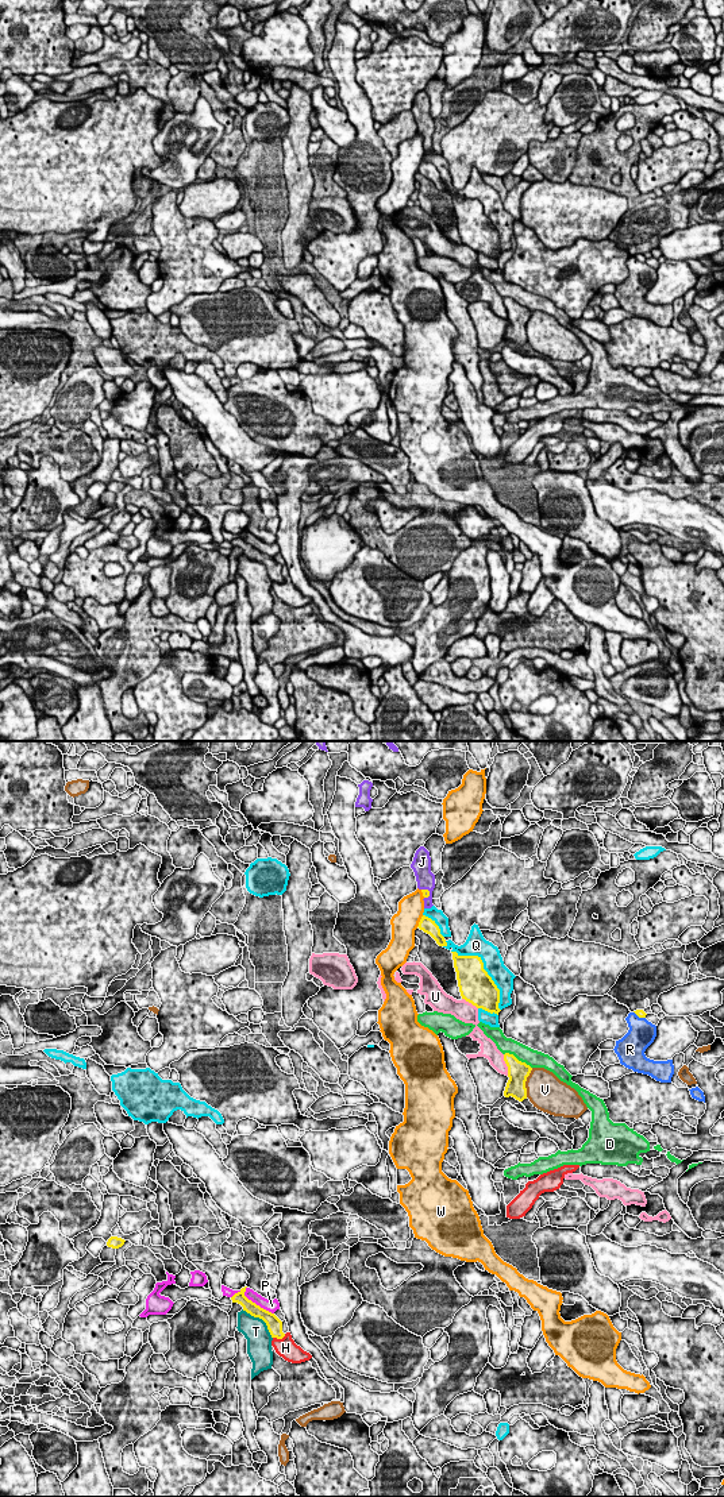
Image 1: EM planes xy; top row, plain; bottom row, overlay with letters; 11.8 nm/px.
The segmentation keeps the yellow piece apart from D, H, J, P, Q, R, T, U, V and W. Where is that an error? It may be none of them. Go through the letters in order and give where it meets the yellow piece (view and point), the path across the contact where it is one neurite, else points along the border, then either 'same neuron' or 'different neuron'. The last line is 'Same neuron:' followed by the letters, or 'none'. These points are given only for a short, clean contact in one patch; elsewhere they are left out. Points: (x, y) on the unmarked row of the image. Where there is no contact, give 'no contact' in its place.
D: xy (516, 303) | different neuron
H: xy (278, 582) | different neuron
J: xy (428, 135) | across xy (426, 137), (428, 135), (426, 123) | same neuron
P: xy (254, 547) | different neuron
Q: xy (485, 215) | different neuron
R: xy (639, 261) | different neuron
T: xy (261, 562) | different neuron
U: xy (507, 309) | different neuron
V: xy (524, 327) | different neuron
W: xy (420, 165) | different neuron
Same neuron: J

